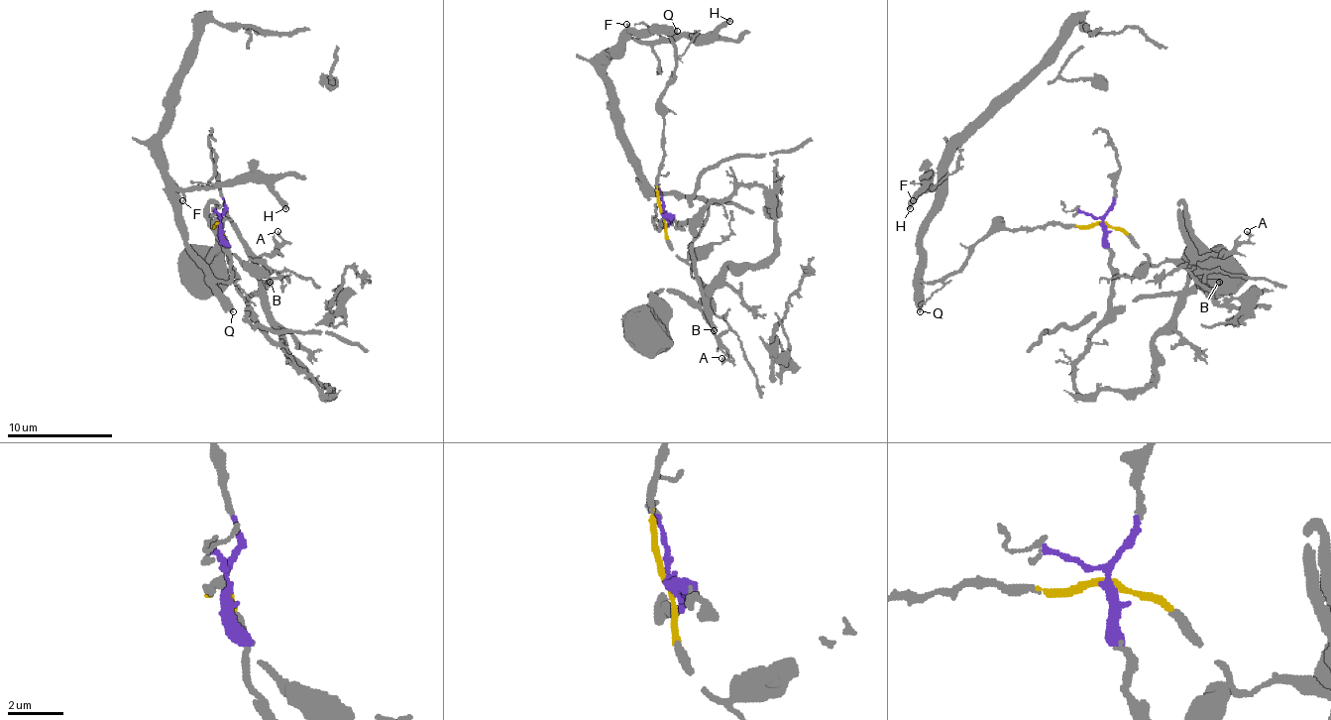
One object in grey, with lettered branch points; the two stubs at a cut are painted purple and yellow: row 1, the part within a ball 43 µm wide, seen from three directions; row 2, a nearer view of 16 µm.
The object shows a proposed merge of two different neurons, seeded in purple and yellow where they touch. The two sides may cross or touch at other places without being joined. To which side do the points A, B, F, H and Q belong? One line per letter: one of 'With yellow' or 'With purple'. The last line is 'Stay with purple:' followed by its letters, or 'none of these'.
A: With purple
B: With purple
F: With yellow
H: With yellow
Q: With yellow
Stay with purple: A, B

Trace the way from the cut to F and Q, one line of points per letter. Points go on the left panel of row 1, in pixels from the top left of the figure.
F: (217, 222), (217, 241), (231, 260), (228, 281), (215, 281), (191, 252), (177, 190), (183, 201)
Q: (217, 222), (212, 225), (220, 228), (217, 241), (231, 260), (228, 281), (217, 284), (217, 297), (234, 312)

